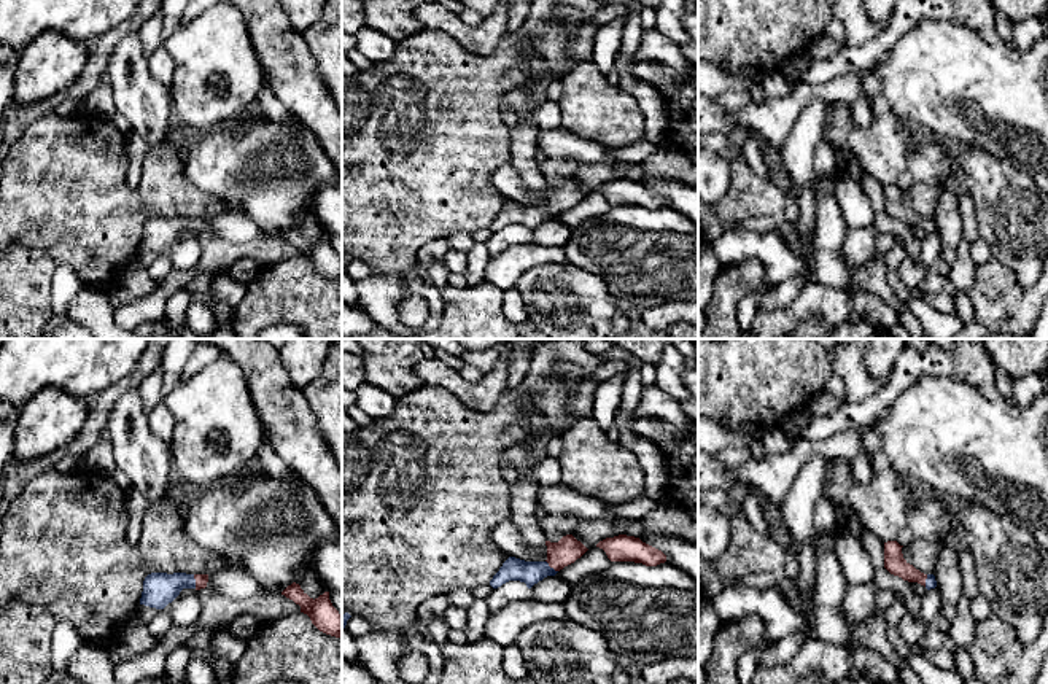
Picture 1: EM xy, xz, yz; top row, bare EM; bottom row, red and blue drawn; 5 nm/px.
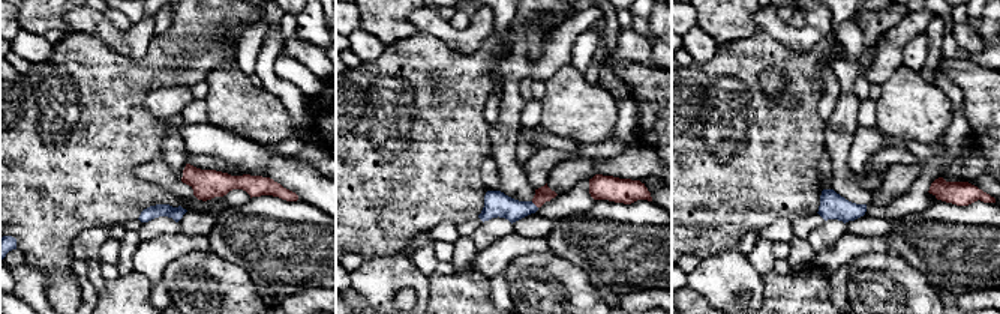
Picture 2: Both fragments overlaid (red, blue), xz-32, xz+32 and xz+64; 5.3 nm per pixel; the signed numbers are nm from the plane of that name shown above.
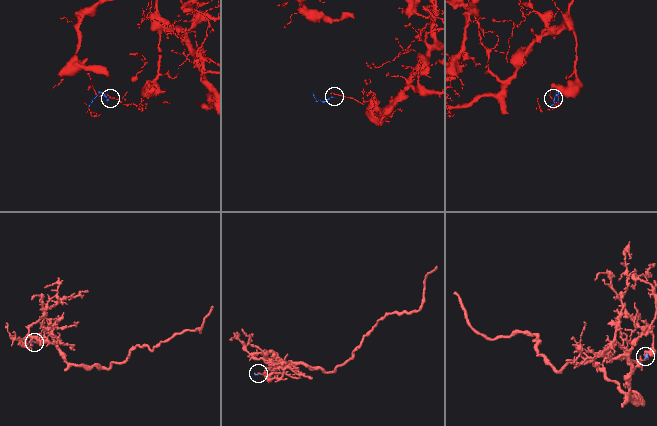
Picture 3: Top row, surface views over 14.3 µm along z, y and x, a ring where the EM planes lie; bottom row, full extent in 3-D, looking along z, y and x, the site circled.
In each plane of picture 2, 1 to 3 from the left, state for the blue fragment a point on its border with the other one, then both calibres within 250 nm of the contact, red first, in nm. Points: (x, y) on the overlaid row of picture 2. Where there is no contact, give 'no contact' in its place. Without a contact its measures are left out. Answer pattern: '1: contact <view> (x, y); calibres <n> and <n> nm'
1: no contact
2: contact xz+32 (534, 203); calibres 90 and 140 nm
3: no contact

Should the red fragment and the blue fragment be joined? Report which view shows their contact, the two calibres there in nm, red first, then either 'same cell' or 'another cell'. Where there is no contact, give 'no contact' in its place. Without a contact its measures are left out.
meets red in xy; 60 nm thick on the red side, 170 nm on the other; same cell

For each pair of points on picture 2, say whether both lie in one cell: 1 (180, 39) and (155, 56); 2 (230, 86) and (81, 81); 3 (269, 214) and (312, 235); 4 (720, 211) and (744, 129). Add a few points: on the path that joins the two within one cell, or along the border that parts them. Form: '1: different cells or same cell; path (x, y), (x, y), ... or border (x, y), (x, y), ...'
1: same cell; path (174, 45), (161, 56)
2: different cells; border (227, 60), (213, 68), (204, 80)
3: same cell; path (279, 224), (290, 235), (302, 235)
4: same cell; path (720, 191), (720, 153), (724, 149)

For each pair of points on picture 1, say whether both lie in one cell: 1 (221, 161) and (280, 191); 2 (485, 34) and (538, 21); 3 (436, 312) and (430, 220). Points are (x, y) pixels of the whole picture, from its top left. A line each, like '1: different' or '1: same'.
1: same
2: different
3: different

